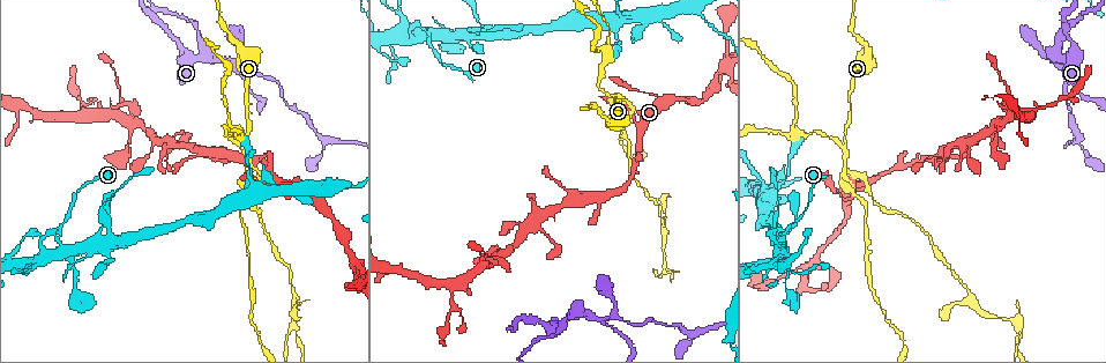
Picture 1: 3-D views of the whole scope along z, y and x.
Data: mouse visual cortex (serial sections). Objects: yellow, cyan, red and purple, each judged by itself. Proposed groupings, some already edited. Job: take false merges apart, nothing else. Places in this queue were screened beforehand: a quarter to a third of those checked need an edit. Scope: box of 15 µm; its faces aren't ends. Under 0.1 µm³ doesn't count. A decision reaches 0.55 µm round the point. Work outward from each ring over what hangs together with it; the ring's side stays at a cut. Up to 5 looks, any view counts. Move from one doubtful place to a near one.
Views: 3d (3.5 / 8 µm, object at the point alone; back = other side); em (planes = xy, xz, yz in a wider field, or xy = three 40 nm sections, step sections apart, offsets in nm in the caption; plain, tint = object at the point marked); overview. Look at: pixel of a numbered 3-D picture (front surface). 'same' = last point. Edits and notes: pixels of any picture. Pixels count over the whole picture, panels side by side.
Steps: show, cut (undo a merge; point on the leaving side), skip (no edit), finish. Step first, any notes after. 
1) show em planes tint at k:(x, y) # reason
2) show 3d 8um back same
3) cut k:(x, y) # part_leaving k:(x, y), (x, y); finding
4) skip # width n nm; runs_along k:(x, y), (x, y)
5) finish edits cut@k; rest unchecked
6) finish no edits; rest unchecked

show 3d 3.5um at 1:(64, 249) # a fork

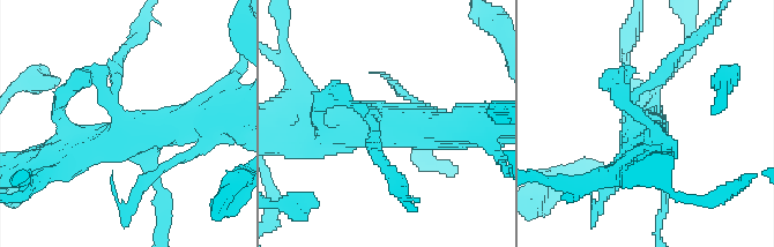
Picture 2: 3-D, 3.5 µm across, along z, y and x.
skip # runs_along 2:(114, 70), (111, 103), (128, 131), (200, 120); all the same cell

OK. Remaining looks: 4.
show 3d 3.5um at 1:(148, 156) # narrows sharply

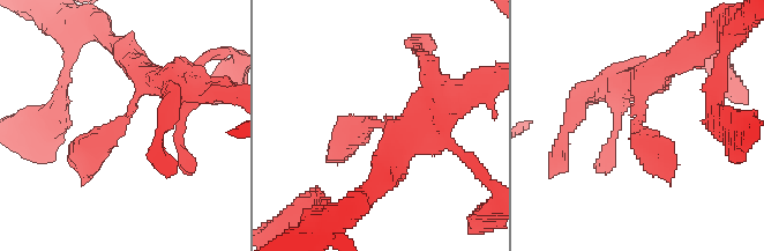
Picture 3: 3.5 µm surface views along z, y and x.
show em planes tint at 3:(124, 116) # shape alone is not enough

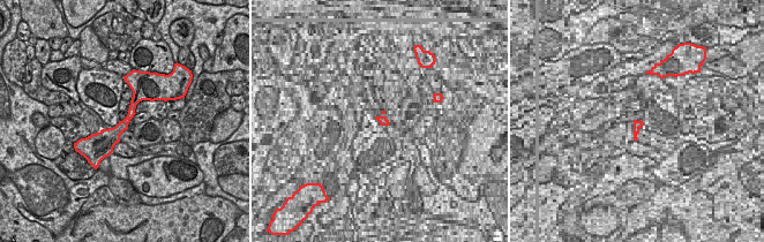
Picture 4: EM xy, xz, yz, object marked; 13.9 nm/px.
skip # runs_along 4:(143, 92), (99, 150); continuous, no second cell

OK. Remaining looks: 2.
finish no edits; rest unchecked

